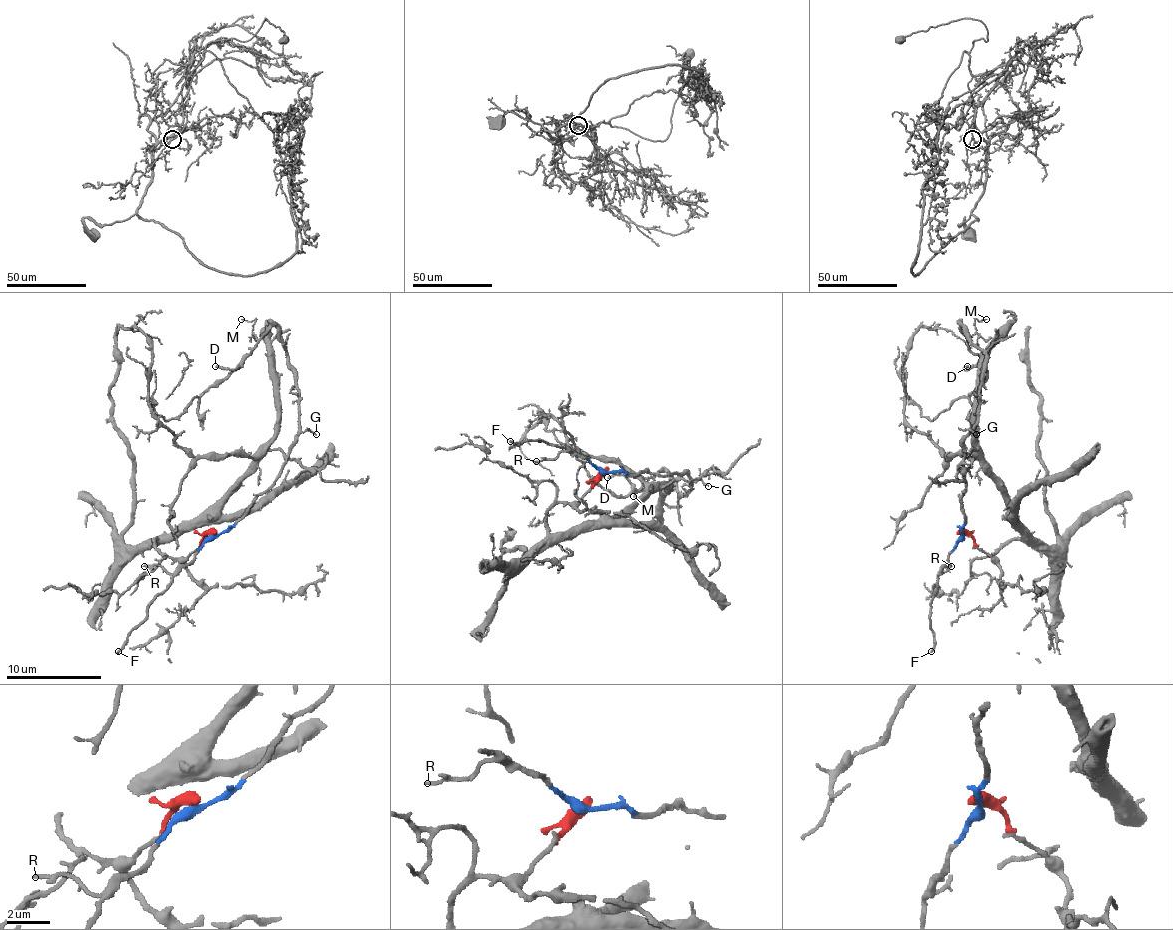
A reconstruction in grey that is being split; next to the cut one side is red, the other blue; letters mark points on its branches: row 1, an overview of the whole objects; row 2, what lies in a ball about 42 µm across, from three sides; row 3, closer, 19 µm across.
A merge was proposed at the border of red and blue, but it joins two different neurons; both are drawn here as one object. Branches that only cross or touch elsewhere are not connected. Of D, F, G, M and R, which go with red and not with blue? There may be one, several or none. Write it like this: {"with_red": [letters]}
{"with_red": []}

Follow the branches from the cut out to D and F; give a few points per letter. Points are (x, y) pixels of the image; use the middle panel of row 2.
D: (607, 471), (685, 473), (690, 490), (680, 495), (666, 473), (659, 471), (637, 490), (623, 476), (607, 478)
F: (607, 471), (564, 447), (542, 440), (509, 440)

